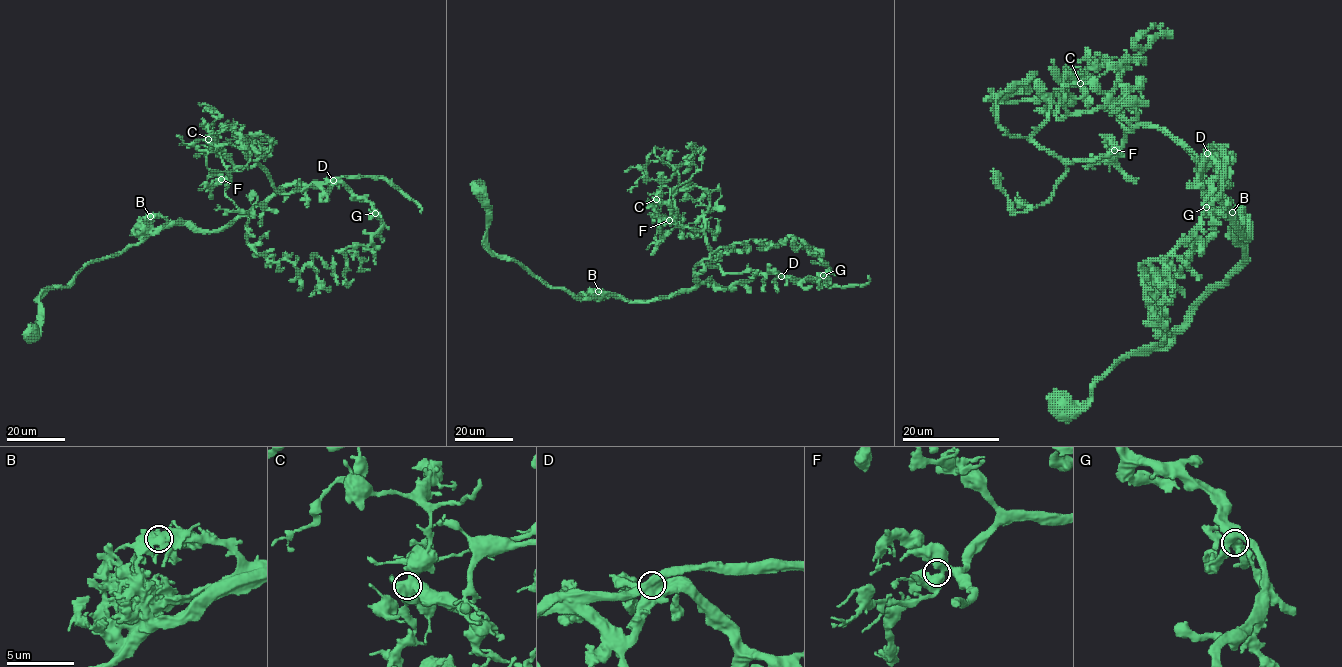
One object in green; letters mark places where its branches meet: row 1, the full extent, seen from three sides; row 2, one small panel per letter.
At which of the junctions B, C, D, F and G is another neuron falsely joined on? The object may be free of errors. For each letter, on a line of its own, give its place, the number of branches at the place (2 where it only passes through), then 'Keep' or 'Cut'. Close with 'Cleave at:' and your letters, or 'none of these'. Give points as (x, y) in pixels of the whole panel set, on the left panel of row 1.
B: Place: (150, 216). Branches: 4. Keep
C: Place: (208, 139). Branches: 4. Keep
D: Place: (333, 180). Branches: 4. Cut
F: Place: (221, 179). Branches: 4. Keep
G: Place: (375, 213). Branches: 4. Keep
Cleave at: D

